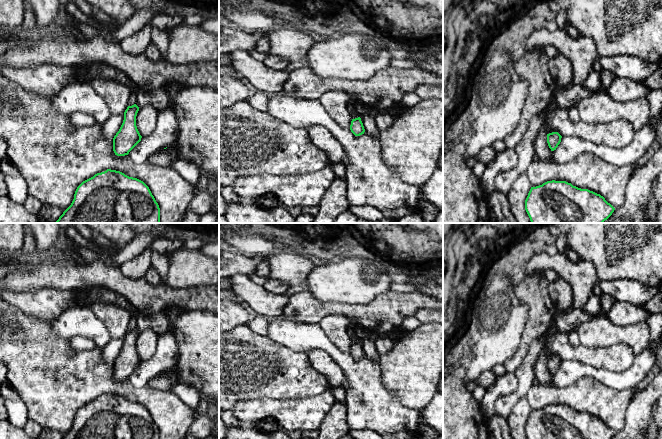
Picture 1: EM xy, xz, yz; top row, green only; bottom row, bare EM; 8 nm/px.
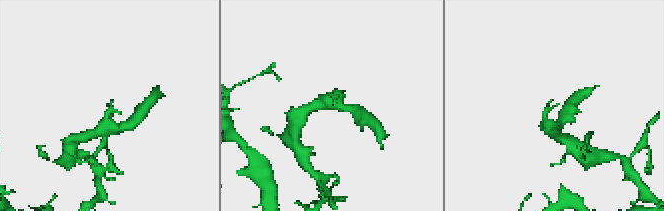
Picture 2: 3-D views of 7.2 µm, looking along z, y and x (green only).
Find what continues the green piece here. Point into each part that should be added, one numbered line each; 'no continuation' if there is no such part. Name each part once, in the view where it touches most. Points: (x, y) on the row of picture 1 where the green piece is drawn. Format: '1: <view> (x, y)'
no continuation

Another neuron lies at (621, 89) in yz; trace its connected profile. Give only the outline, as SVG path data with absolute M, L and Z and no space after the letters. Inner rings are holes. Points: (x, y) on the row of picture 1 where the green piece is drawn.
M615 77L606 92L614 100L631 101L647 97L651 89L646 87L642 82Z

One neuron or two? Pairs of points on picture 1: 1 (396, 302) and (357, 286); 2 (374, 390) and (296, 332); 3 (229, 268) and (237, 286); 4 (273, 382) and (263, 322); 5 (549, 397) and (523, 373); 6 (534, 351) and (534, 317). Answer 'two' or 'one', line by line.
1: two
2: one
3: two
4: two
5: two
6: two

